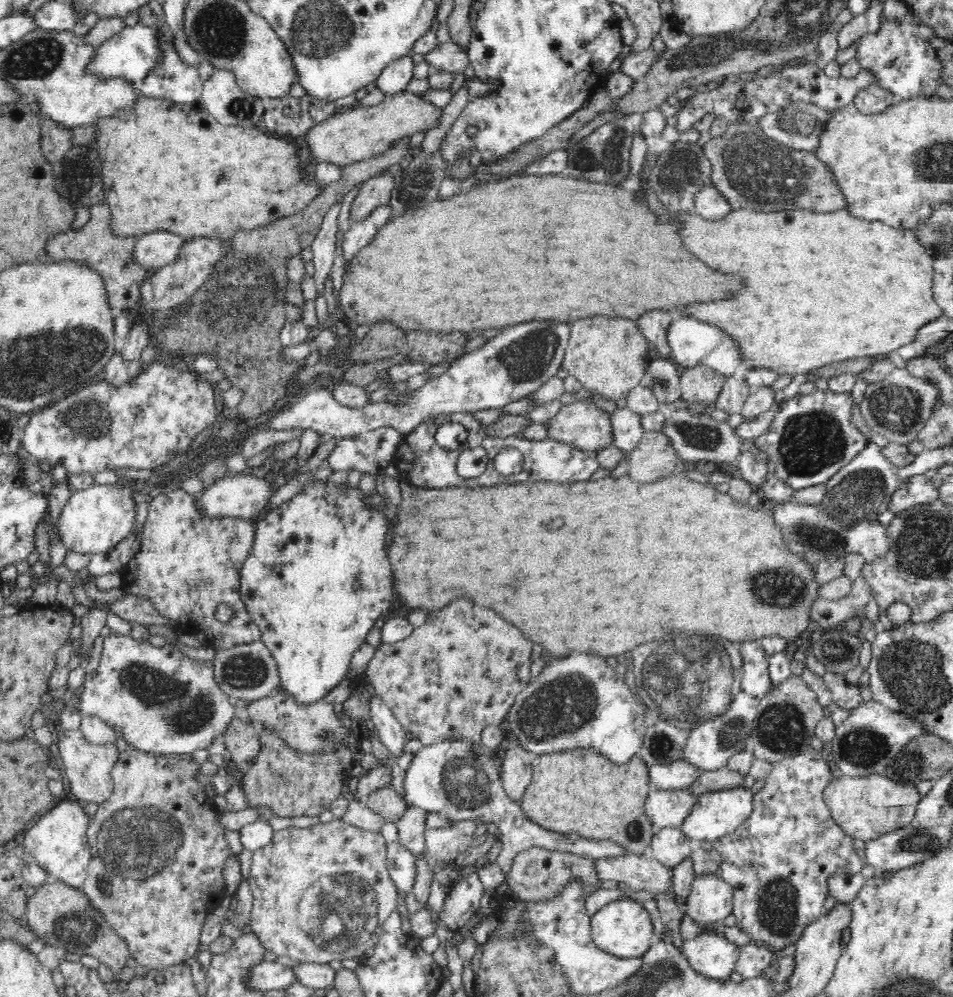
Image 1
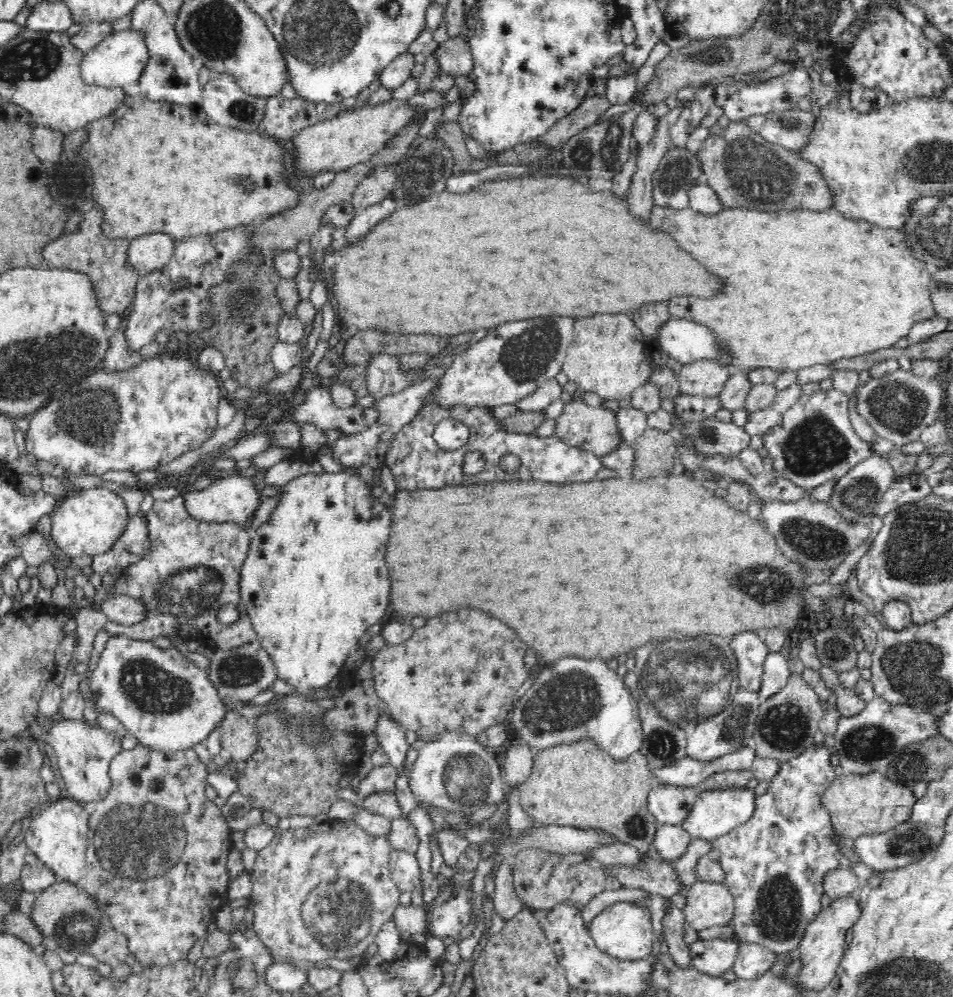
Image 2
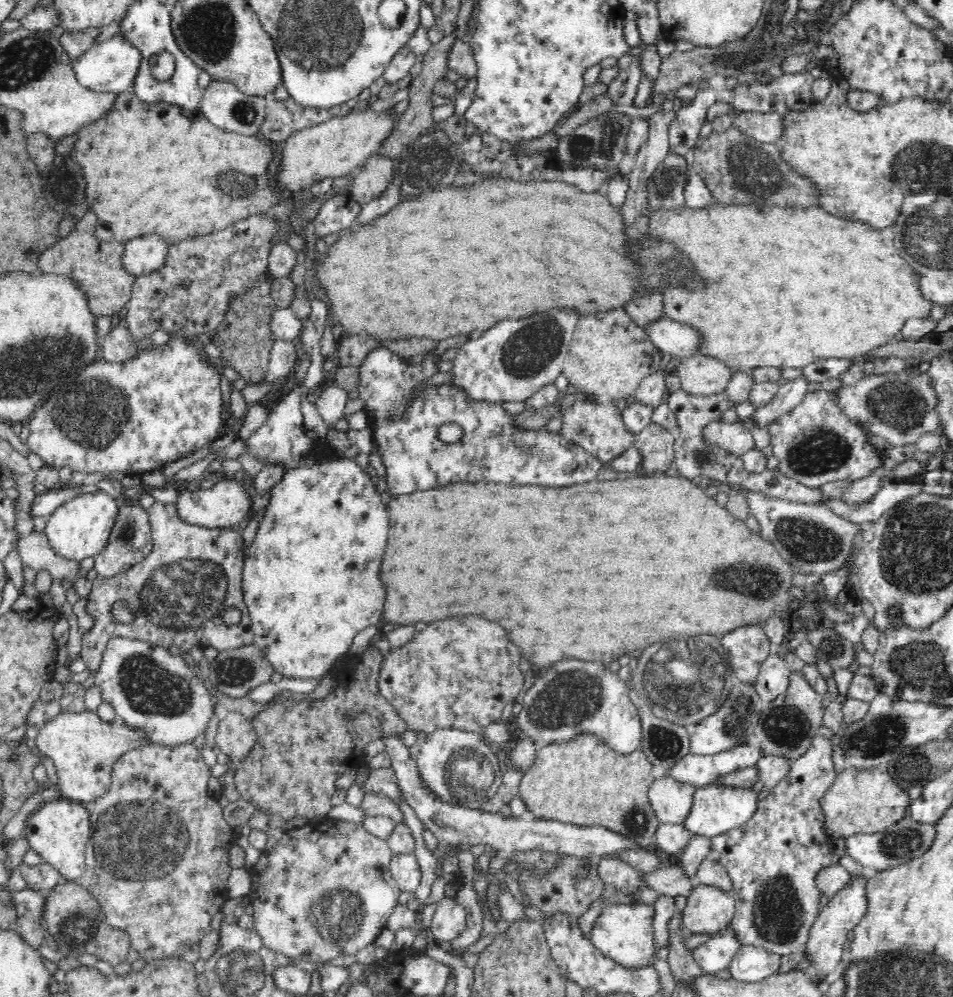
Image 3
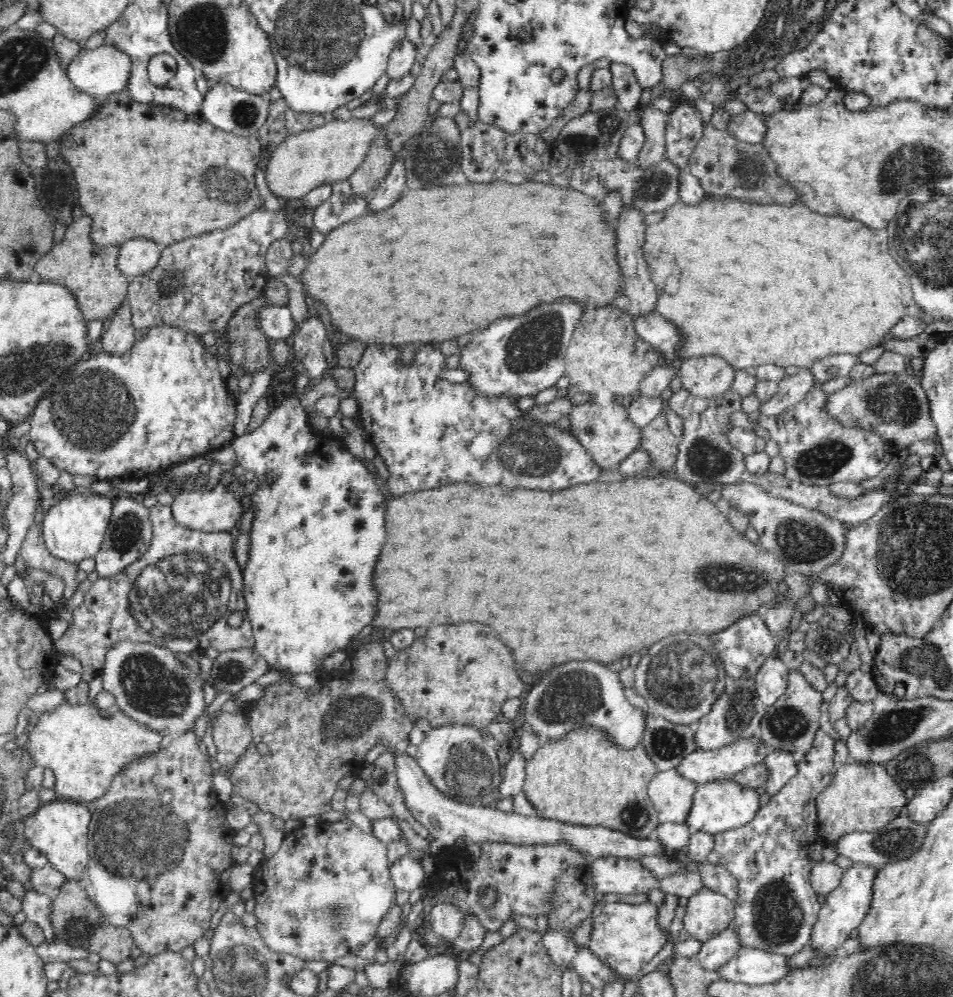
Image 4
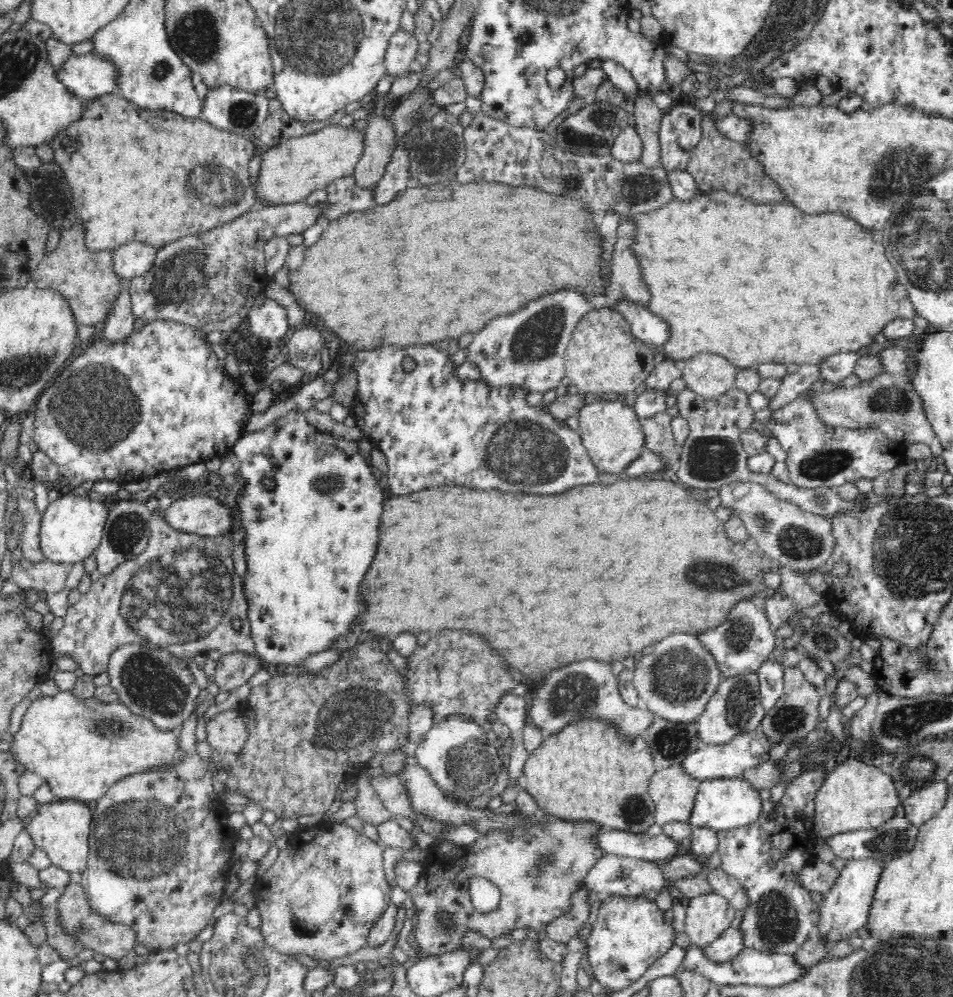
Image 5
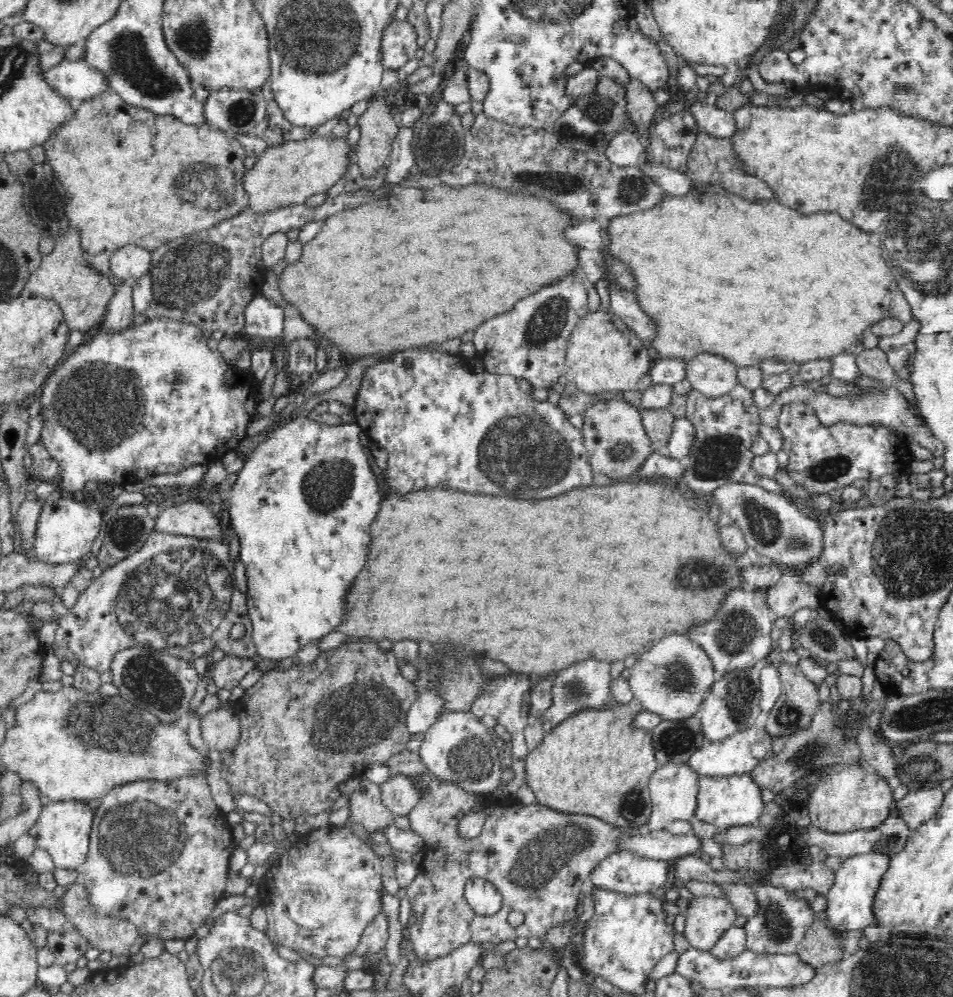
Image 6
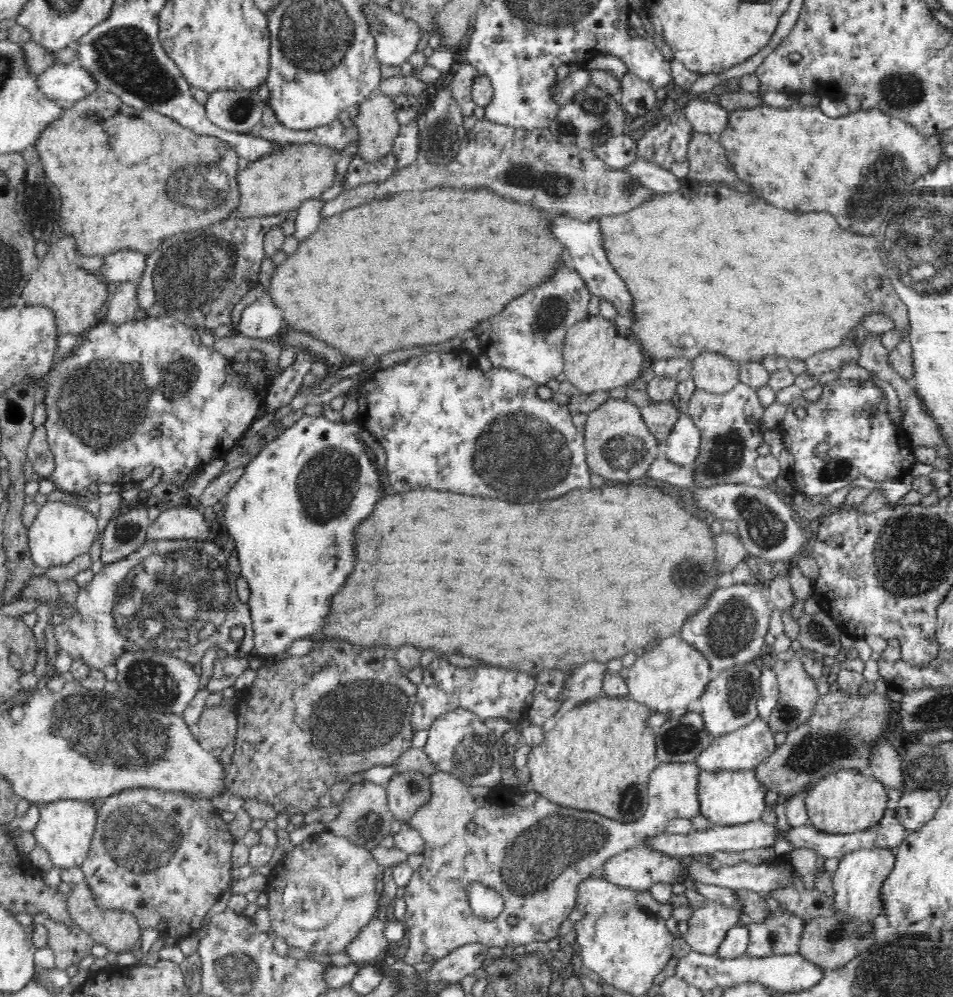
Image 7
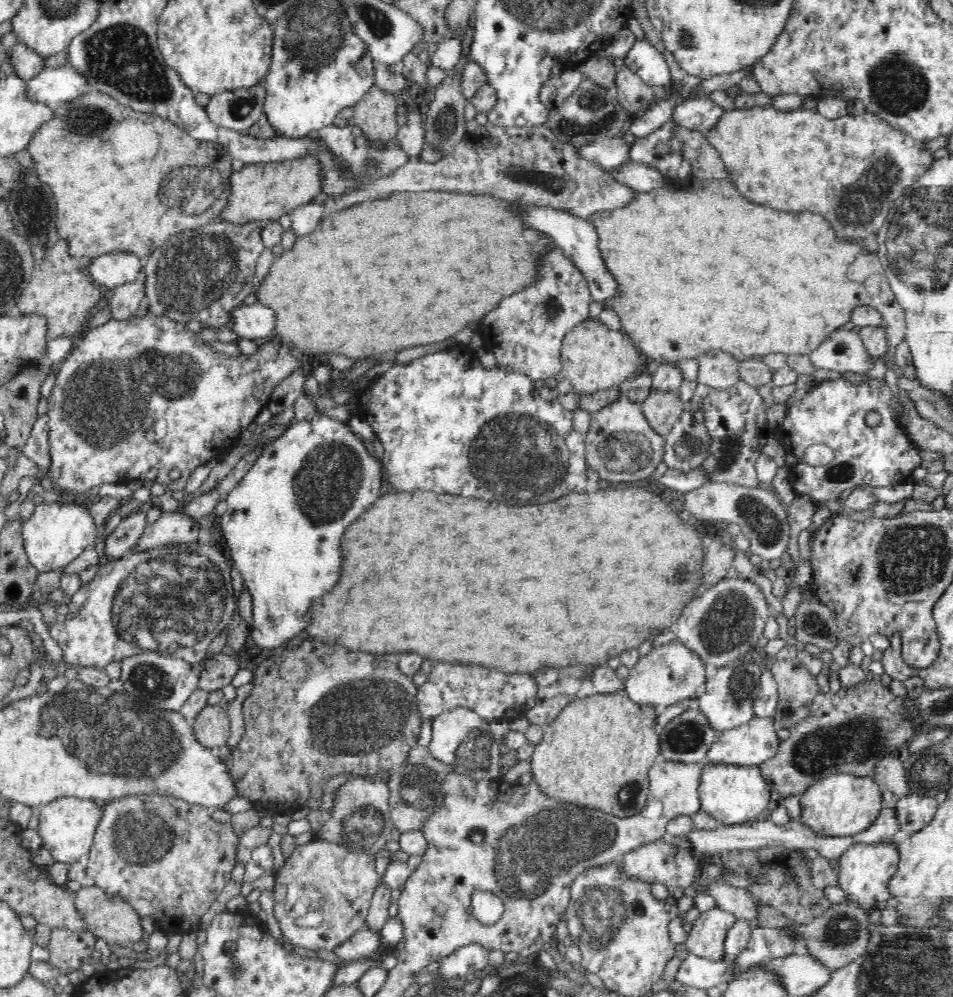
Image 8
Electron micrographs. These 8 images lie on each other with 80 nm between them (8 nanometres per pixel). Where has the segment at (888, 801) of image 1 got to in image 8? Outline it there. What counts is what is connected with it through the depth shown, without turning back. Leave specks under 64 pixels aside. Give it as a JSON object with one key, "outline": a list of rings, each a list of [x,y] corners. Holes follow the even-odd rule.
{"outline":[[[836,774],[817,780],[801,796],[802,820],[800,822],[812,828],[822,836],[852,836],[865,831],[874,824],[882,812],[883,788],[874,782],[873,776],[856,776],[853,774]]]}

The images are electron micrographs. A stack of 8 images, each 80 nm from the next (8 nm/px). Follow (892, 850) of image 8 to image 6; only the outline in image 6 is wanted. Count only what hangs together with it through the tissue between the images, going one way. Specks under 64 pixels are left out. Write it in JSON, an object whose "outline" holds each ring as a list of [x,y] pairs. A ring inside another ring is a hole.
{"outline":[[[873,851],[842,860],[840,868],[835,872],[832,888],[824,895],[826,910],[821,917],[825,919],[827,930],[845,935],[848,930],[862,930],[874,924],[874,899],[888,865],[888,856]]]}

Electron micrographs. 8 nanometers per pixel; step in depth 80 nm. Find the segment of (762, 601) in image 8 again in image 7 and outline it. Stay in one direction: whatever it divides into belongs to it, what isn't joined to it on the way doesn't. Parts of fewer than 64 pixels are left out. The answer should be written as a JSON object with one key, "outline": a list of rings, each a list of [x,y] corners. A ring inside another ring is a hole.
{"outline":[[[749,581],[747,583],[732,584],[728,587],[720,587],[710,596],[706,610],[694,616],[684,624],[682,634],[686,643],[693,646],[706,656],[712,669],[712,678],[718,678],[724,670],[737,665],[755,663],[761,659],[767,659],[768,649],[766,648],[766,635],[770,632],[770,616],[772,616],[772,606],[767,598],[766,591],[758,582]]]}

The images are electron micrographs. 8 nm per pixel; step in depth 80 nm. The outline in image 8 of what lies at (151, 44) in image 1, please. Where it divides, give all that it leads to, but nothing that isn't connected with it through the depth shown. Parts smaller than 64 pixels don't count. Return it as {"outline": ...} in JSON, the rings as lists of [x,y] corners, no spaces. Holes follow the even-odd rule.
{"outline":[[[70,64],[57,68],[46,67],[26,83],[32,99],[38,99],[51,107],[72,102],[92,90],[84,73]]]}

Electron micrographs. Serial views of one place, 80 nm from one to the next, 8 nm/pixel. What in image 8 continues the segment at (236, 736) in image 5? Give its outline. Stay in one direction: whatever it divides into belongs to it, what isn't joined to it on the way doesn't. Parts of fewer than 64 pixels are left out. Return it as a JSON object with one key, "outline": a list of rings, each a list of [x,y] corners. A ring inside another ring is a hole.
{"outline":[[[206,705],[194,718],[192,729],[200,745],[212,751],[220,750],[221,746],[226,745],[228,736],[232,732],[230,716],[224,708],[218,705]]]}

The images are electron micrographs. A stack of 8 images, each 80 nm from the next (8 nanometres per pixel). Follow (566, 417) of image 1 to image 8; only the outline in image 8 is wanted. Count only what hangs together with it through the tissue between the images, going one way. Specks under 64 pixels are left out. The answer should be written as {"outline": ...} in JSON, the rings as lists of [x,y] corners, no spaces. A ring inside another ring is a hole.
{"outline":[[[624,395],[591,413],[590,428],[584,437],[588,476],[585,492],[588,494],[596,492],[597,486],[603,484],[634,484],[651,478],[665,453],[664,437],[652,430],[641,411],[640,404],[630,401]]]}

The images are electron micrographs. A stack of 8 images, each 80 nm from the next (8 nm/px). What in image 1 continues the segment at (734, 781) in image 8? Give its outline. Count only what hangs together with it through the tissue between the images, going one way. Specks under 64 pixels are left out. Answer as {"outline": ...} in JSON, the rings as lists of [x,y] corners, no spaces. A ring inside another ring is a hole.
{"outline":[[[742,786],[716,792],[706,792],[696,797],[690,814],[684,819],[681,831],[694,843],[714,842],[722,836],[730,835],[749,816],[753,809],[753,793]]]}

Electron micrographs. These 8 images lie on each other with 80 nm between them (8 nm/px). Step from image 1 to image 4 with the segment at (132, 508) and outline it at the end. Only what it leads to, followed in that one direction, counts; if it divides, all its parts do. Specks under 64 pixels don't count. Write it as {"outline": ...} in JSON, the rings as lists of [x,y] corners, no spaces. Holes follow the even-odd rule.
{"outline":[[[76,491],[68,494],[60,504],[52,506],[40,524],[48,550],[63,561],[80,563],[84,558],[95,557],[104,544],[114,500],[114,495]]]}

